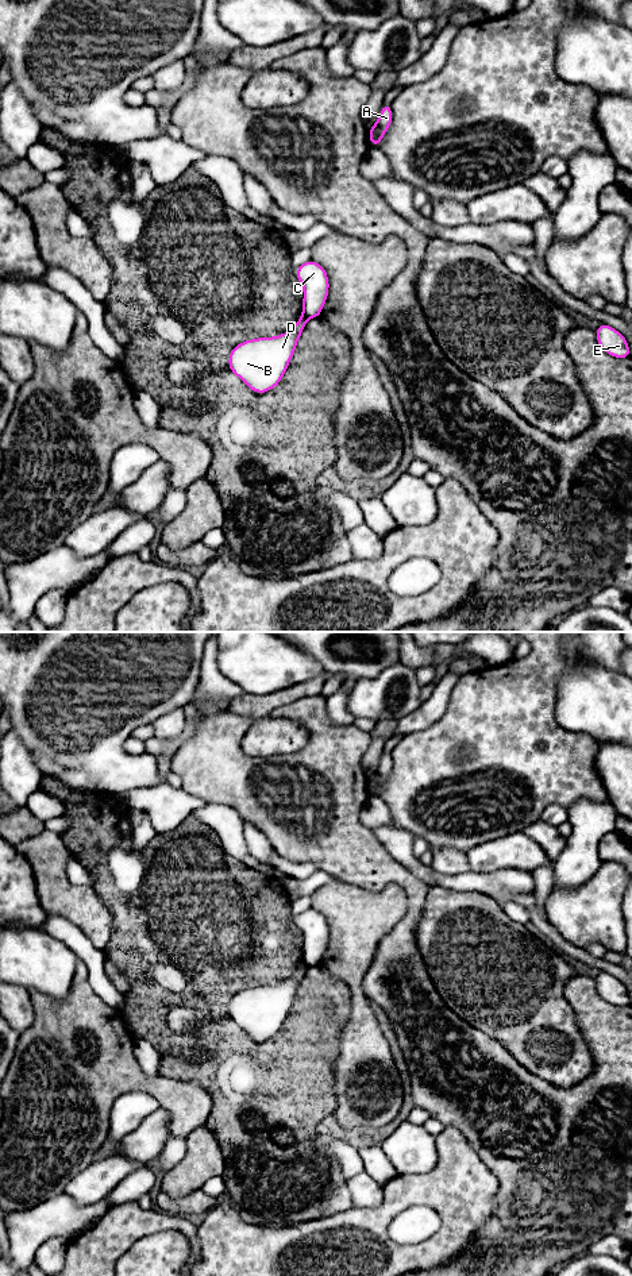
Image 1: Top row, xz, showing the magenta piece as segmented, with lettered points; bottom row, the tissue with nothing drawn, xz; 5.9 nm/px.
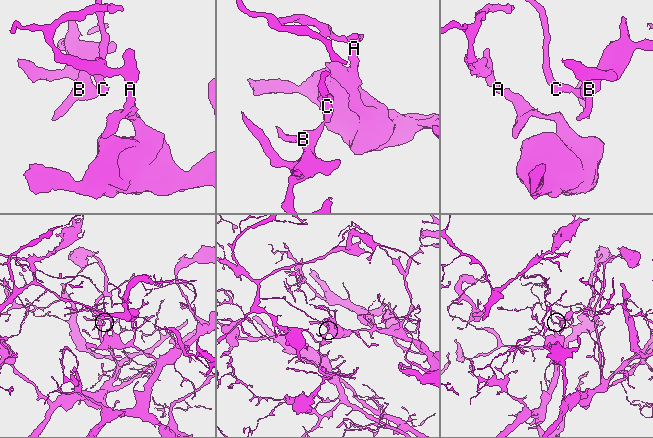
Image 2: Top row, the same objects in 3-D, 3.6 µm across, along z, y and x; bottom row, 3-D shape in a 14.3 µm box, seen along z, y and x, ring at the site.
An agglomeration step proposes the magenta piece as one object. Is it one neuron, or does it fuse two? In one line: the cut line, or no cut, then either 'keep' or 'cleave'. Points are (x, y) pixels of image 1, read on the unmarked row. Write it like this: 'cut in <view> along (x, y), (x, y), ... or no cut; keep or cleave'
cut in xz along (304, 962), (308, 966); cleave

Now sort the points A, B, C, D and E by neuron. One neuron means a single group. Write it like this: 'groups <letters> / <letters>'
groups A B D E / C

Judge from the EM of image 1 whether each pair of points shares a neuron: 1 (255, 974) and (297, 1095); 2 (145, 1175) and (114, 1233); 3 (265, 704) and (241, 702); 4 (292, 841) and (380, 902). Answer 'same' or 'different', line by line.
1: different
2: different
3: same
4: different

